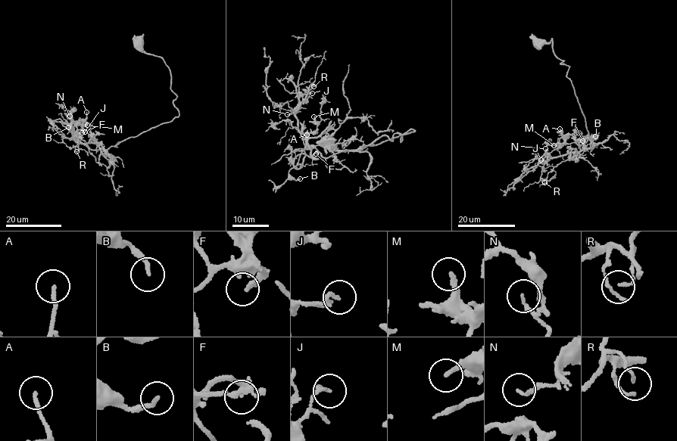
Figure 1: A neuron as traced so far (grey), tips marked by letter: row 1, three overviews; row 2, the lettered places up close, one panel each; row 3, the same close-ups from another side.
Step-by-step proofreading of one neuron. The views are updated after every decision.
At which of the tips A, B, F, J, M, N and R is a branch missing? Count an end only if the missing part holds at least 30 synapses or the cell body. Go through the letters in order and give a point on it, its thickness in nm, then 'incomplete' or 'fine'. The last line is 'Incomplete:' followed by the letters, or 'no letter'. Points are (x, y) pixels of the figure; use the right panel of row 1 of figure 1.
A: at (560, 128); 160 nm thick; fine
B: at (595, 136); 160 nm thick; fine
F: at (582, 141); 240 nm thick; incomplete
J: at (541, 159); 170 nm thick; fine
M: at (553, 145); 280 nm thick; fine
N: at (545, 148); 140 nm thick; fine
R: at (544, 182); 110 nm thick; fine
Incomplete: F

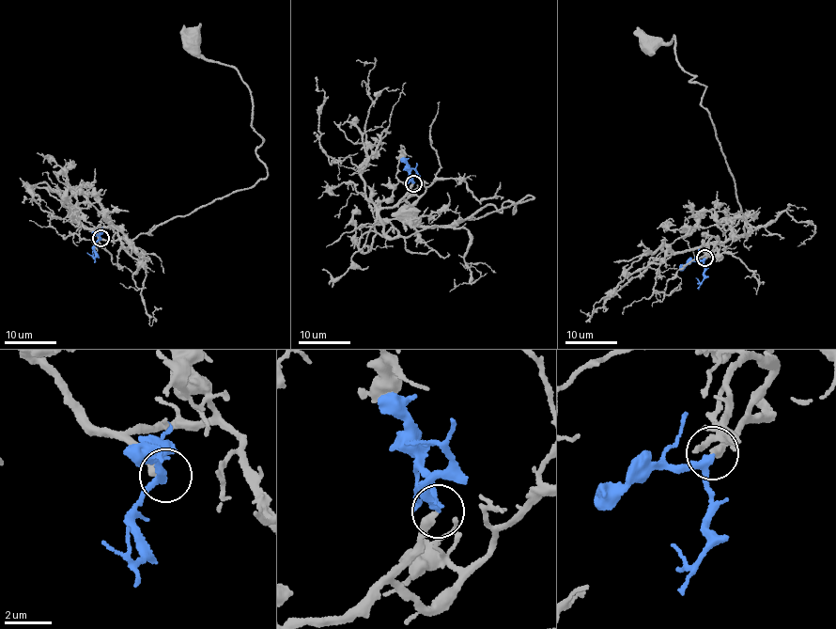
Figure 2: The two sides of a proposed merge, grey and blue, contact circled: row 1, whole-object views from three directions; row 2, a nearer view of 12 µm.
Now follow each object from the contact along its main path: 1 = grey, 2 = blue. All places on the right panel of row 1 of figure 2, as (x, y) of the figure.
1: (704, 258), (714, 243), (746, 237), (748, 222), (701, 106), (705, 88), (676, 60), (673, 36), (647, 46)
2: (704, 258), (703, 280), (698, 290)

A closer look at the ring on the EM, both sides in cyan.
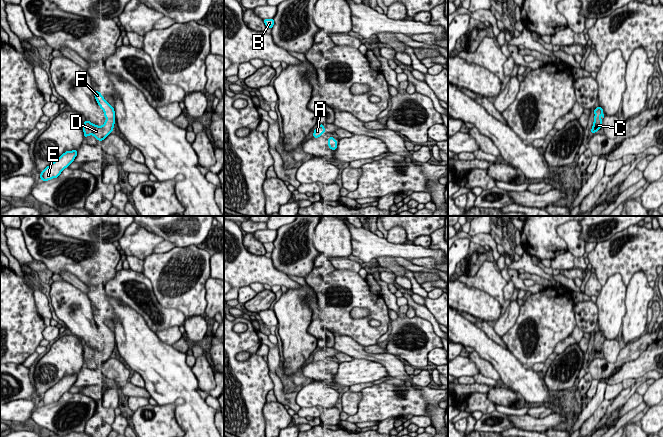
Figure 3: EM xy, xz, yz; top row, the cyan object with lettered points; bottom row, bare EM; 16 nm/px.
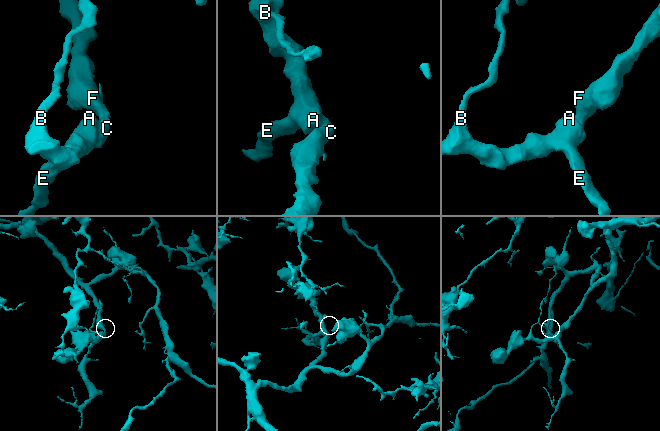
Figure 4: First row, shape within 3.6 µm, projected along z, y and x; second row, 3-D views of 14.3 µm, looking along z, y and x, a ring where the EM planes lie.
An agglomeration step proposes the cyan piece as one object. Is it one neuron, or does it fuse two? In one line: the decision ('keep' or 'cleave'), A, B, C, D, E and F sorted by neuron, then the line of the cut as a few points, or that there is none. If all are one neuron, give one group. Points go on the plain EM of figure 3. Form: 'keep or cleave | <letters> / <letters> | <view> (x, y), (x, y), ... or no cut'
keep | A B C D E F | no cut

